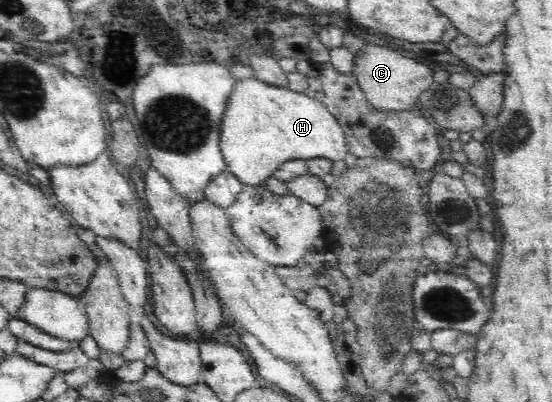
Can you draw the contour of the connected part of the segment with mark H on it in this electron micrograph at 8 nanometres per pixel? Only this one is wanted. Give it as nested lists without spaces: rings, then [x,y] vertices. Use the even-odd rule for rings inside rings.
[[[254,76],[238,79],[233,87],[221,123],[220,147],[227,163],[227,170],[231,171],[244,186],[263,185],[285,161],[326,158],[333,163],[342,161],[349,153],[344,130],[334,114],[330,113],[321,101],[308,97],[305,93],[292,91],[288,87],[270,86],[256,80]]]

